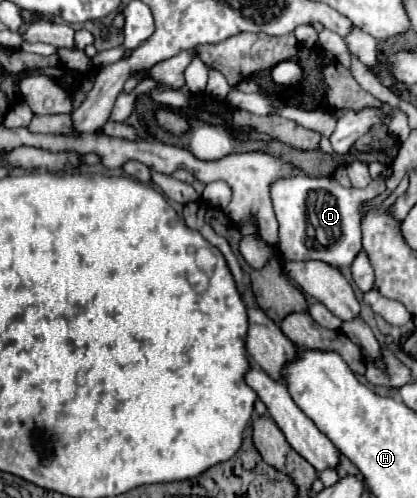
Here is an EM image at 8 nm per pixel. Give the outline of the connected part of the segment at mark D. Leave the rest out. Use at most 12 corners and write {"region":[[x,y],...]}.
{"region":[[334,178],[272,184],[286,260],[350,268],[360,204],[386,190]]}

